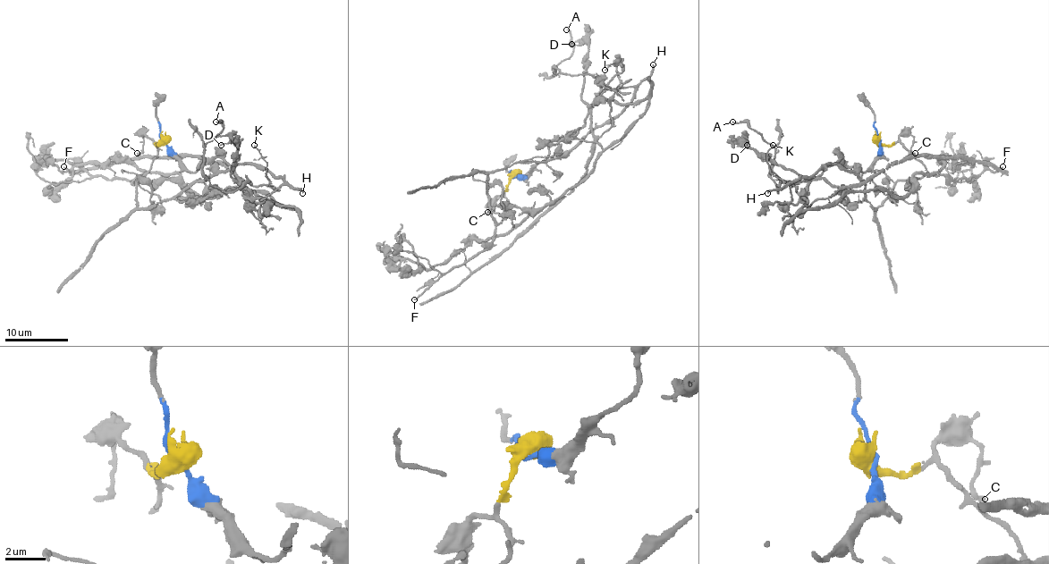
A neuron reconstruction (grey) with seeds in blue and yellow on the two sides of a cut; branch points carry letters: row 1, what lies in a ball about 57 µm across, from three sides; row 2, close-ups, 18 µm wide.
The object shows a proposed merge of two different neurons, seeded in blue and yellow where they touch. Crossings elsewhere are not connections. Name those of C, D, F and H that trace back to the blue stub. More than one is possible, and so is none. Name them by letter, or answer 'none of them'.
D

